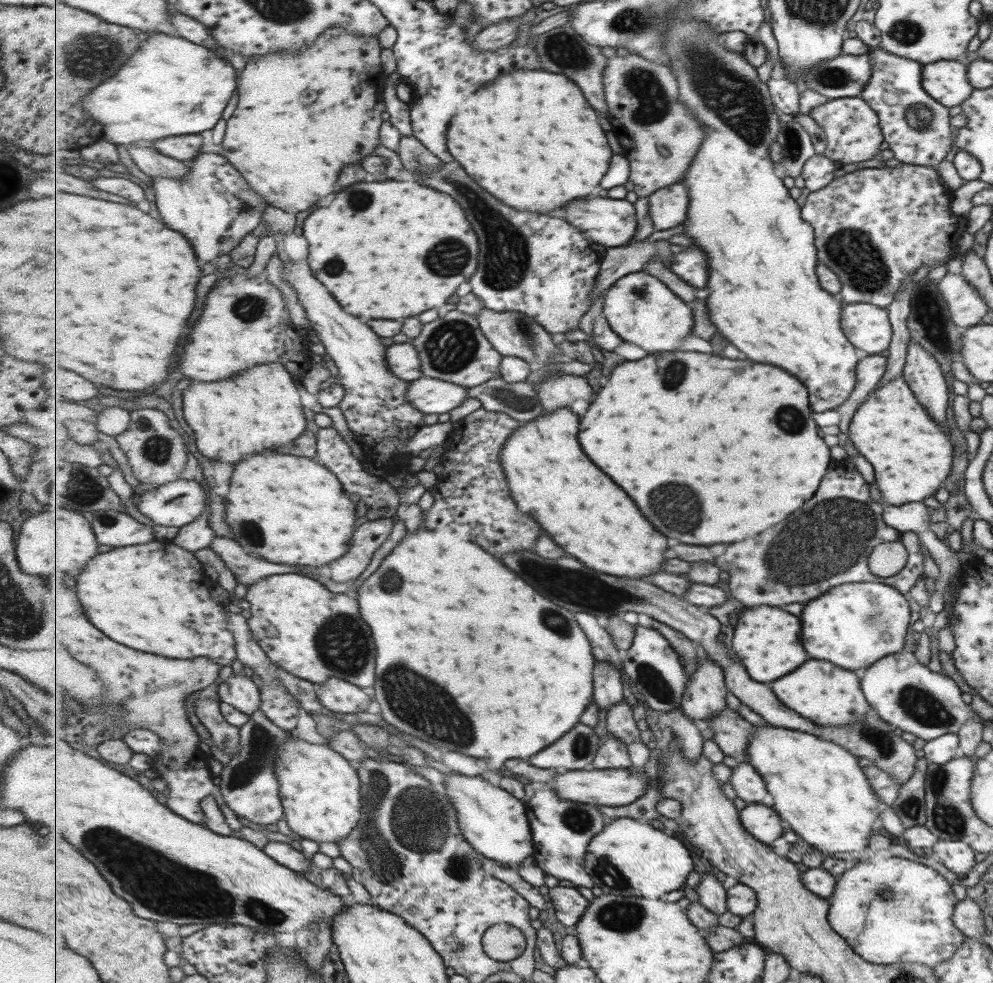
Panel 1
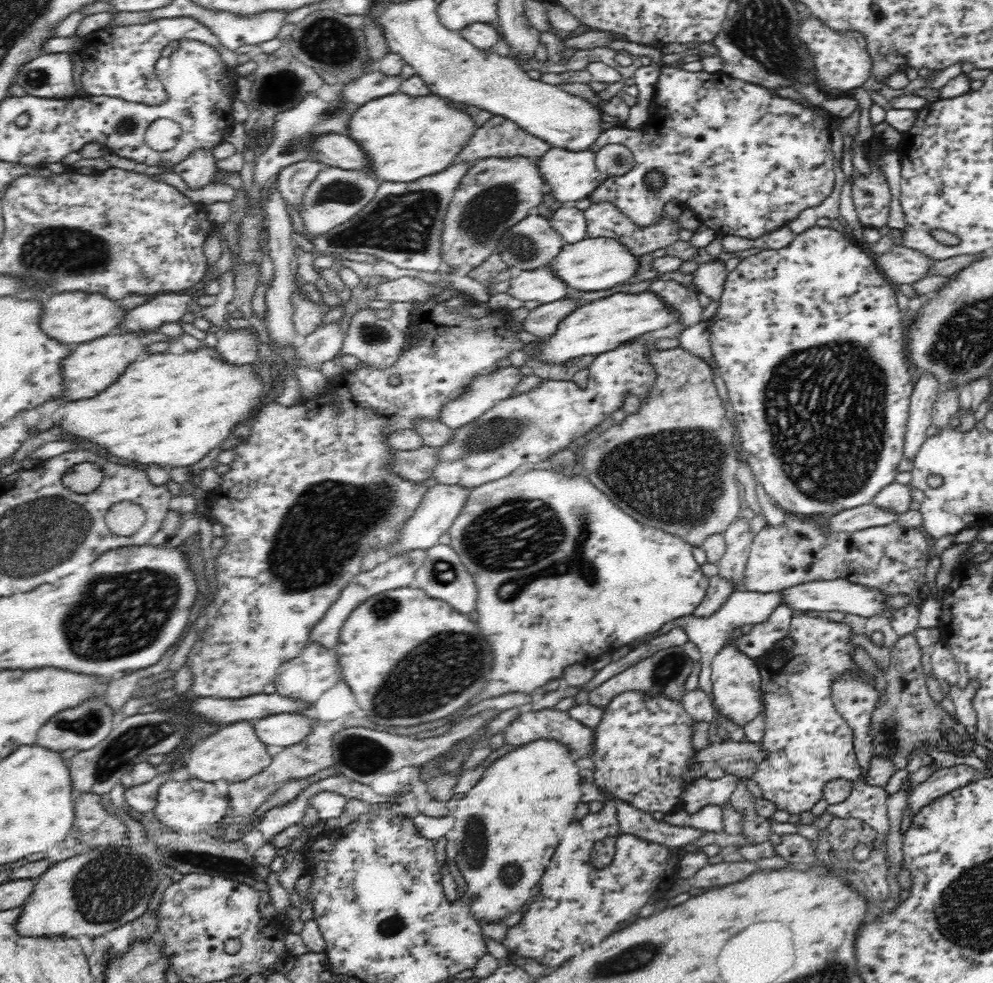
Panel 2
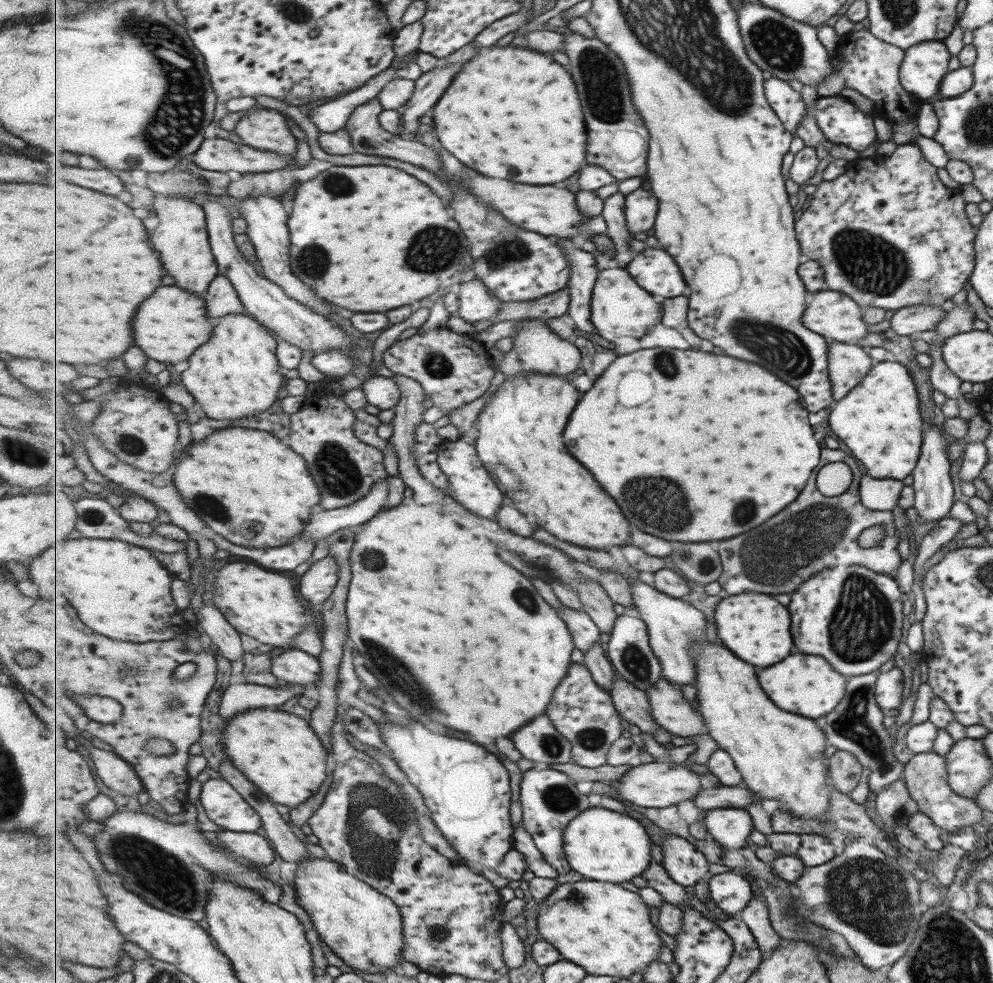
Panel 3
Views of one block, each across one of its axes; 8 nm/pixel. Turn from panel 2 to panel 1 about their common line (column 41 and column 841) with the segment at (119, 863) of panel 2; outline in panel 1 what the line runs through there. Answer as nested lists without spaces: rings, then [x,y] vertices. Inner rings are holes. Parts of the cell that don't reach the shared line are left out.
[[[896,857],[870,858],[845,870],[835,880],[834,892],[828,898],[829,924],[866,961],[877,964],[909,961],[937,966],[949,960],[961,946],[964,934],[953,925],[951,919],[958,900],[948,881],[932,868]]]

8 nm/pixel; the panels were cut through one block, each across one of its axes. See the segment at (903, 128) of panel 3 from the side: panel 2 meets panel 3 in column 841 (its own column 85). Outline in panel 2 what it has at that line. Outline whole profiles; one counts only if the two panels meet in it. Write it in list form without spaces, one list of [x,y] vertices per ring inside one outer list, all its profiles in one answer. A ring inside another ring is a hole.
[[[192,16],[162,18],[146,22],[146,24],[130,24],[130,26],[106,27],[92,32],[81,40],[78,55],[82,58],[81,80],[83,87],[92,96],[111,96],[148,105],[158,104],[167,99],[154,62],[158,62],[160,52],[172,40],[199,40],[218,49],[224,63],[236,66],[236,53],[223,48],[218,38],[210,33],[205,25]]]

